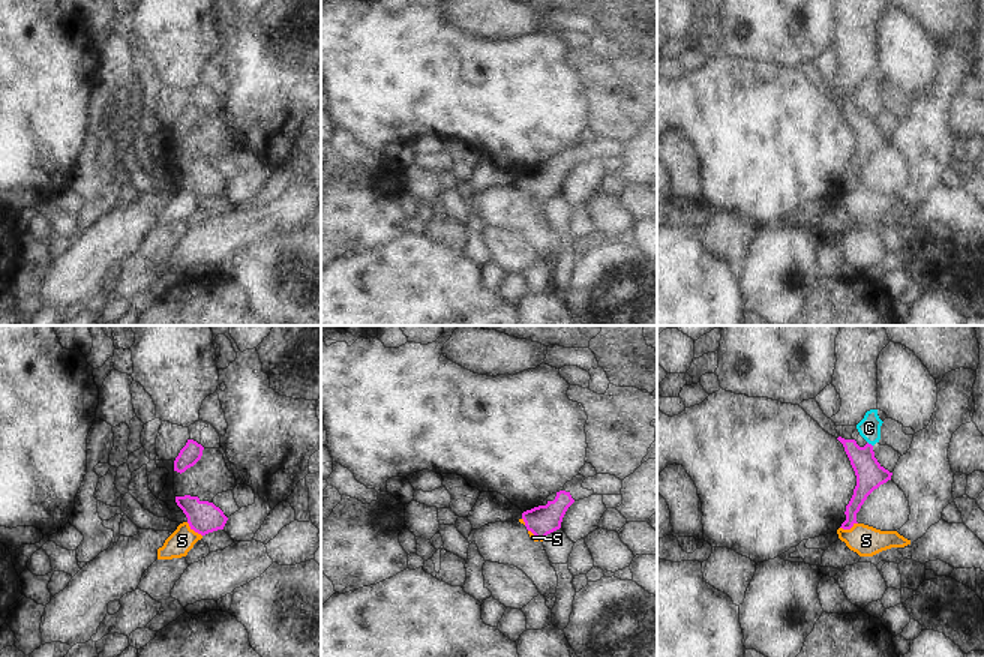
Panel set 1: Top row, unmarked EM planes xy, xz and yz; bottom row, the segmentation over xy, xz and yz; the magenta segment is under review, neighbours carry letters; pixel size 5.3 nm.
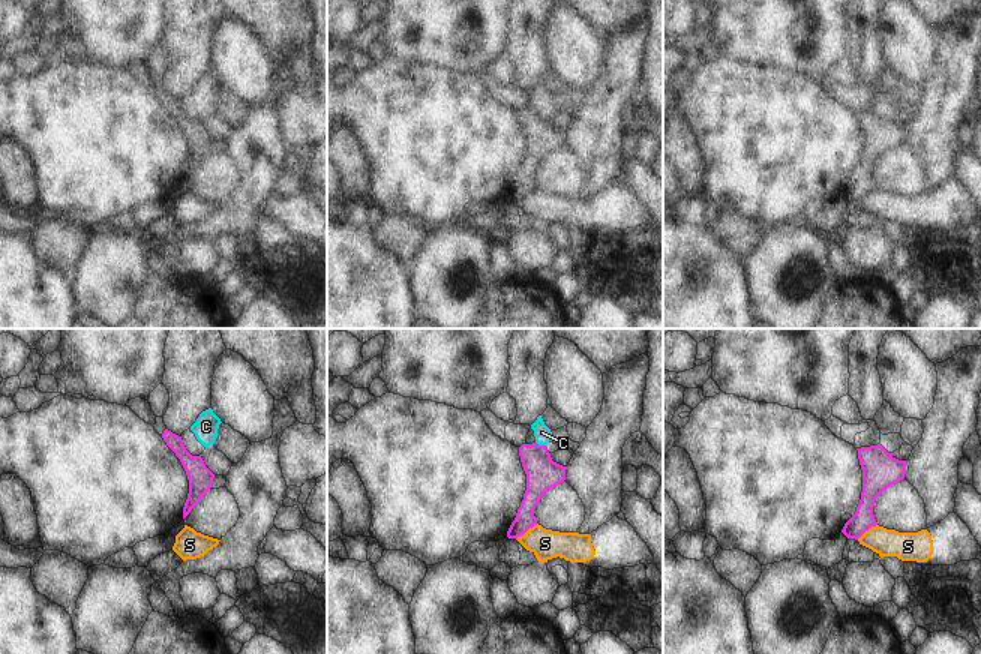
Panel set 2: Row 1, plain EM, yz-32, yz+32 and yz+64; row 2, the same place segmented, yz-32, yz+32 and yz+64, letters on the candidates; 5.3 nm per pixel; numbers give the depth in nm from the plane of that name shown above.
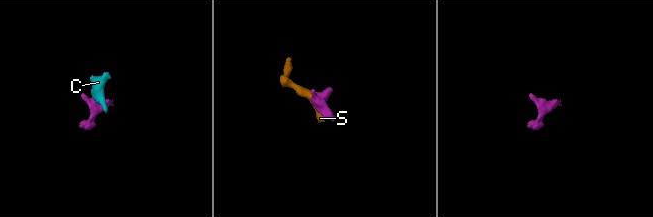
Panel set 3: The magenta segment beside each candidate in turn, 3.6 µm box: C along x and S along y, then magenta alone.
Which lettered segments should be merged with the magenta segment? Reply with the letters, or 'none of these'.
none of these

